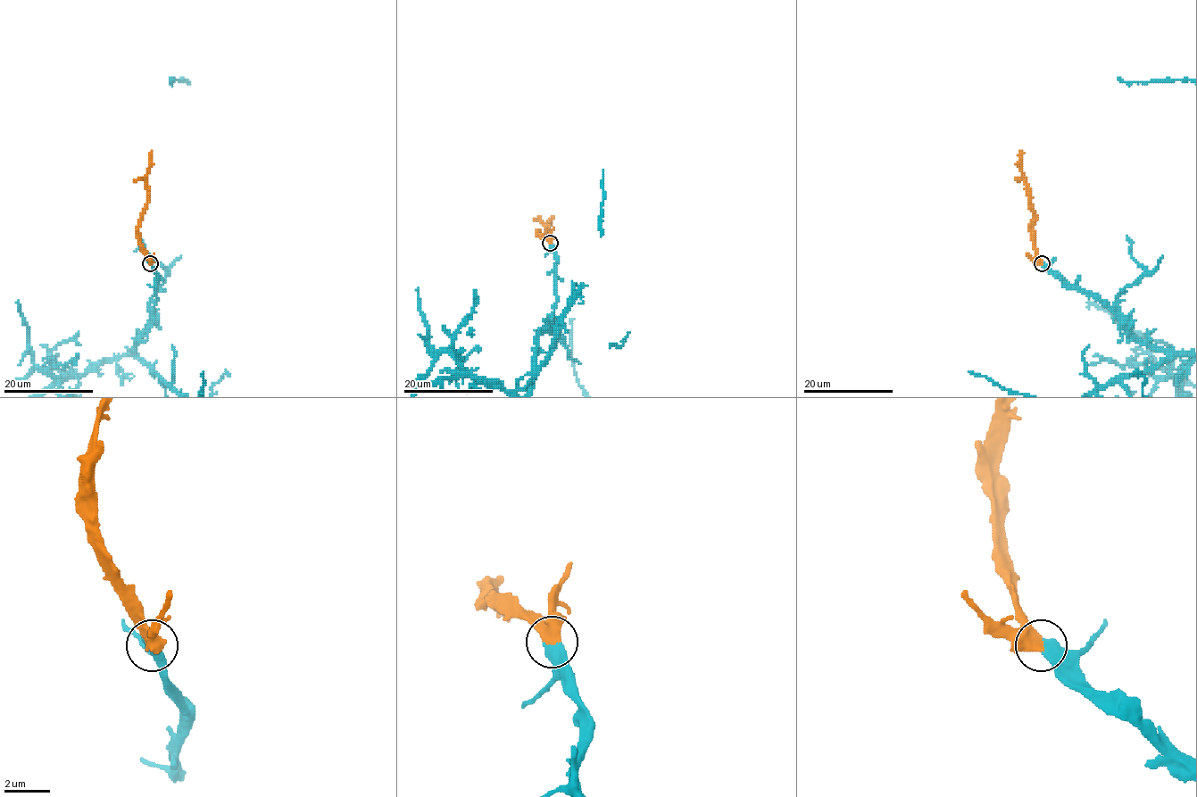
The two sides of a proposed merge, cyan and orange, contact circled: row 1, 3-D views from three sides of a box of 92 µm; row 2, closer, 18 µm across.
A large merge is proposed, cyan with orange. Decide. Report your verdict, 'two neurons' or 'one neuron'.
one neuron

